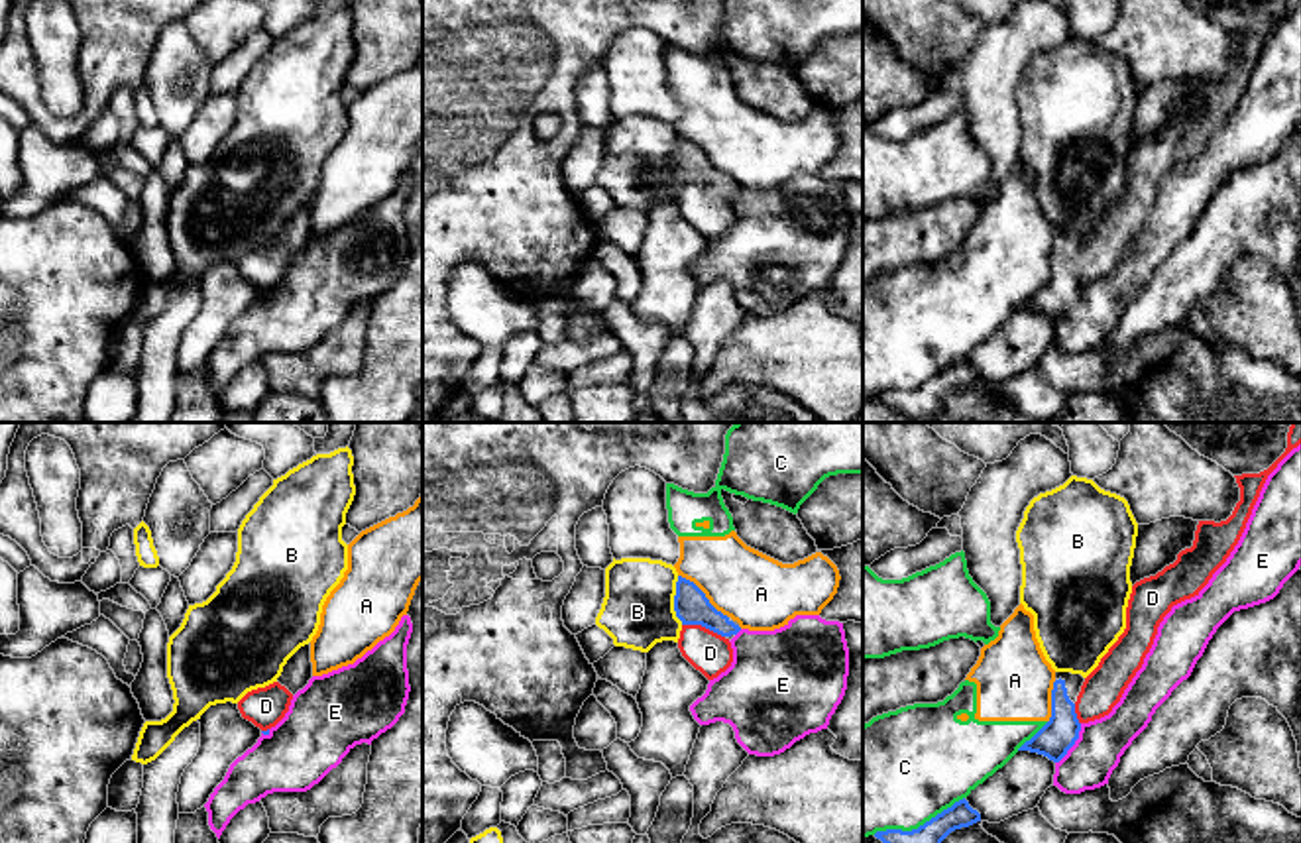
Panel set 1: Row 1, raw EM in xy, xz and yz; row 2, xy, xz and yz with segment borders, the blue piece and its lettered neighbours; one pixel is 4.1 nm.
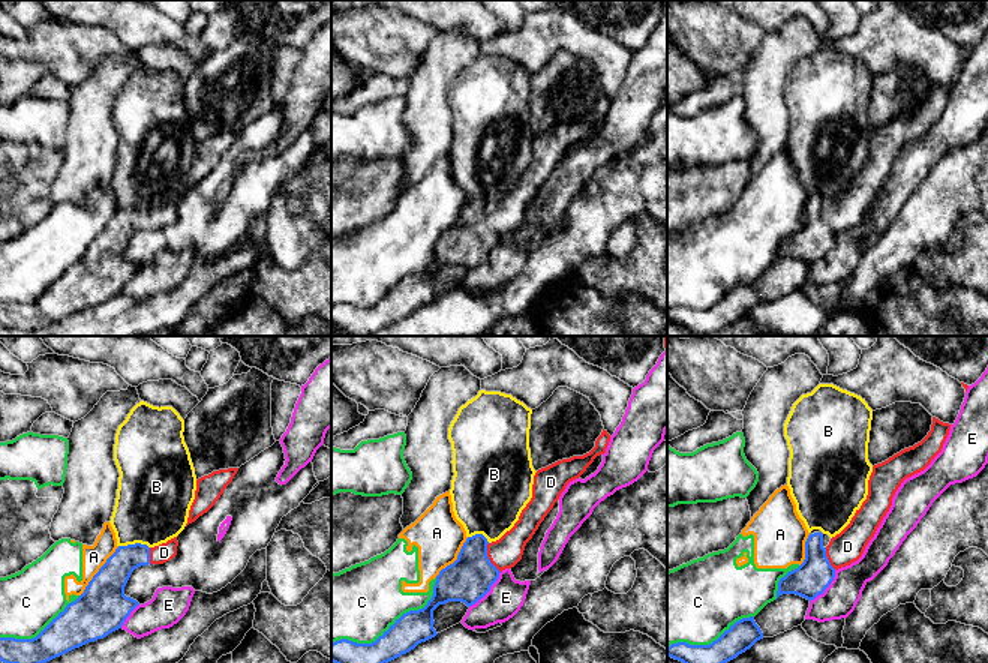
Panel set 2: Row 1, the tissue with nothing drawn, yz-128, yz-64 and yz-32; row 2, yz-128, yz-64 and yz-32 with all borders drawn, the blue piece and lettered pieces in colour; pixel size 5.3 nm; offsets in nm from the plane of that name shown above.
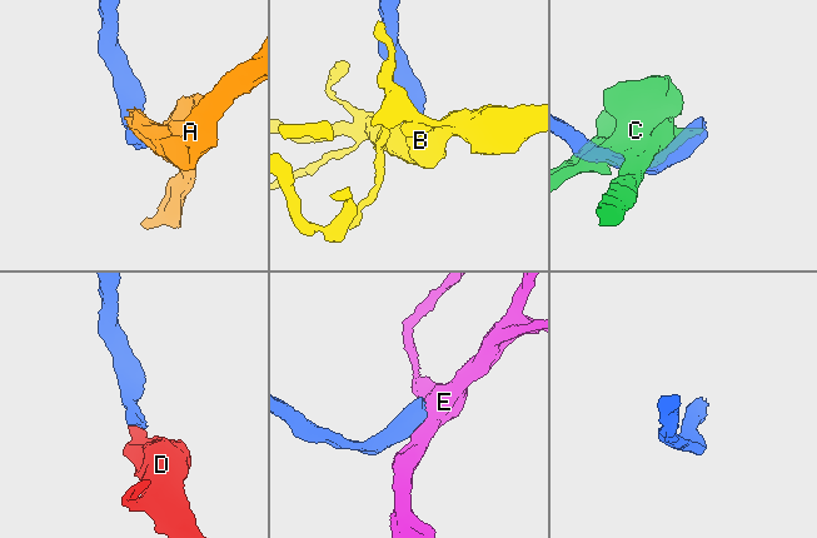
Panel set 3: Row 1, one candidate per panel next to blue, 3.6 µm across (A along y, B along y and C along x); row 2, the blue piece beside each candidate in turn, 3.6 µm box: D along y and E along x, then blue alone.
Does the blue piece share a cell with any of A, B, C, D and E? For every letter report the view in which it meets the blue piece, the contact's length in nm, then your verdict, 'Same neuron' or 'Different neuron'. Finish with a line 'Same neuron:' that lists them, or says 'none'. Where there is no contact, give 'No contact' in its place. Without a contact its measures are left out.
A: Touches blue in xz. Shared border 280 nm. Different neuron
B: Touches blue in xz. Shared border 200 nm. Different neuron
C: Touches blue in yz. Shared border 400 nm. Different neuron
D: Touches blue in xz. Shared border 190 nm. Same neuron
E: Touches blue in yz. Shared border 200 nm. Different neuron
Same neuron: D

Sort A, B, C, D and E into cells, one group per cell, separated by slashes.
A C / B / D / E

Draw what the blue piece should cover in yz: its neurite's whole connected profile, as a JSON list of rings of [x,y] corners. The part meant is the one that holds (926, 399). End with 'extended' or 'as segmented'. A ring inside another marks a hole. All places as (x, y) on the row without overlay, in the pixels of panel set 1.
[[[963,358],[912,391],[886,389],[875,397],[908,419],[924,419],[935,413],[941,401],[955,389],[981,381],[981,373]]]; as segmented

